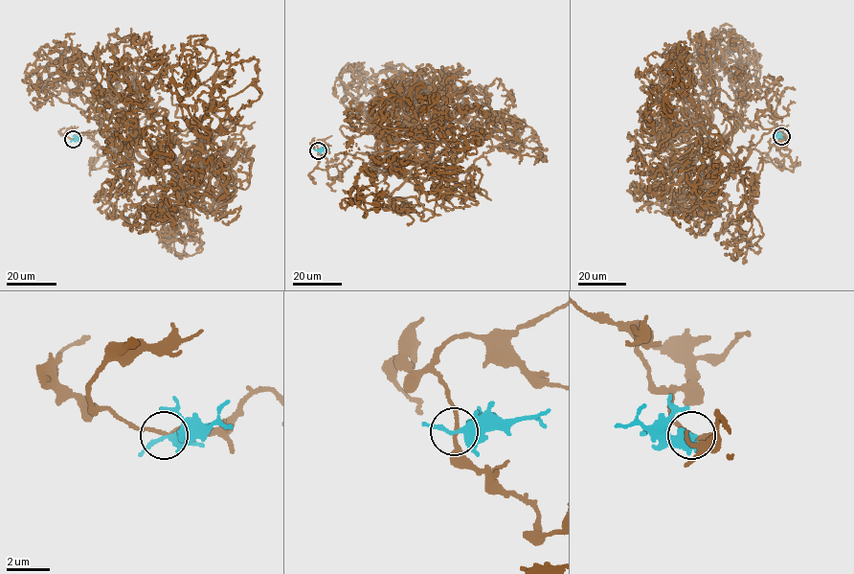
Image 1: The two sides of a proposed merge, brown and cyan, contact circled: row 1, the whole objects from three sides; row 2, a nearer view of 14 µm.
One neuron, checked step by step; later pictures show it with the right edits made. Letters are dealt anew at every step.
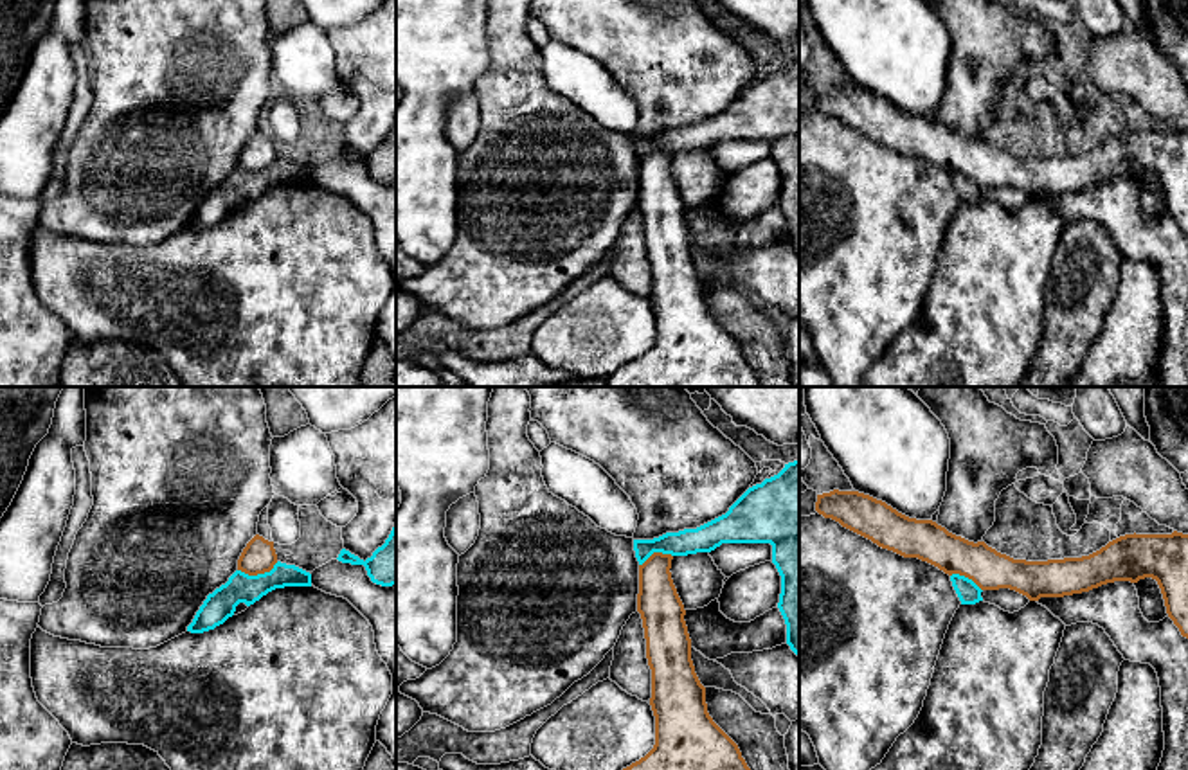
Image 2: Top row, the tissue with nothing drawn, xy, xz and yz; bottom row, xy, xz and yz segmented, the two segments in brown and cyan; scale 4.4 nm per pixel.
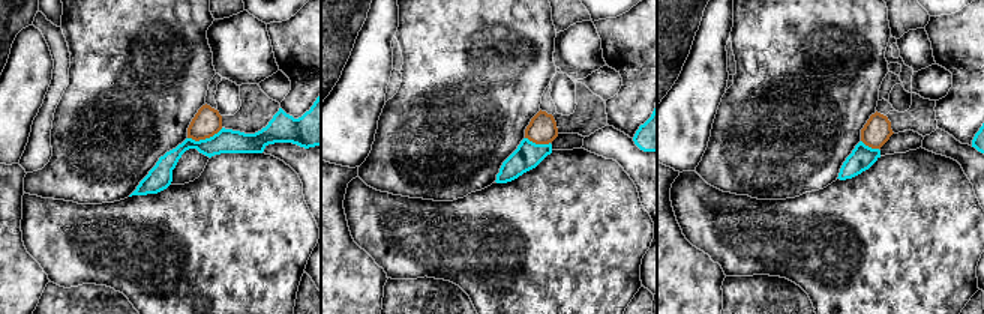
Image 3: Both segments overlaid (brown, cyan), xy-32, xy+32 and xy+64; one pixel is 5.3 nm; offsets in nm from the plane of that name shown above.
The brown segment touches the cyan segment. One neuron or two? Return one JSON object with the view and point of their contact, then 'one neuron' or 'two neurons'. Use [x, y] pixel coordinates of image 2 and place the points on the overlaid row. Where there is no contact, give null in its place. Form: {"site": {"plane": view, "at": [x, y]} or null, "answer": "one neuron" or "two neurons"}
{"site": {"plane": "xy", "at": [258, 573]}, "answer": "two neurons"}

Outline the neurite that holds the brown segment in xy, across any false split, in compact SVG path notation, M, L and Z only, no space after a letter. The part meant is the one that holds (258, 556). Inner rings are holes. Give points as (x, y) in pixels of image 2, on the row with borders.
M256 534L247 547L243 549L238 560L238 570L257 576L270 572L277 563L277 554L274 549L274 542L265 540L263 536Z

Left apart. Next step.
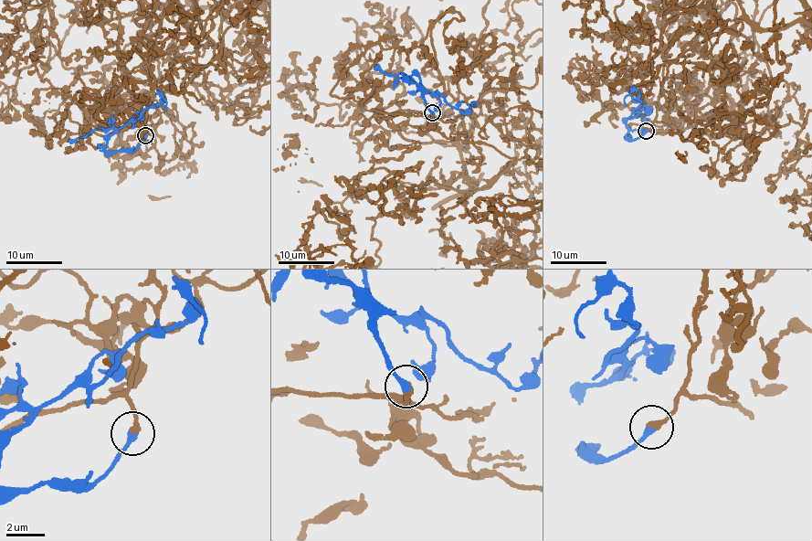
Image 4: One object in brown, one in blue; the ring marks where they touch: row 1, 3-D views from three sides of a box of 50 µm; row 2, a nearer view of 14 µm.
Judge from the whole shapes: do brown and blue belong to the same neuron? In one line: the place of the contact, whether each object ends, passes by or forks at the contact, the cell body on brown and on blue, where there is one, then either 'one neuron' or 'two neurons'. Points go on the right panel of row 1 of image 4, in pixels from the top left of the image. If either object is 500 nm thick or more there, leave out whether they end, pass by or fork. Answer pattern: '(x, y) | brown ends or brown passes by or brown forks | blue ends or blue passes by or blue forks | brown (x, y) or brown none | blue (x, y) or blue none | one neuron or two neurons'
(646, 131) | brown ends | blue ends | brown none | blue none | one neuron

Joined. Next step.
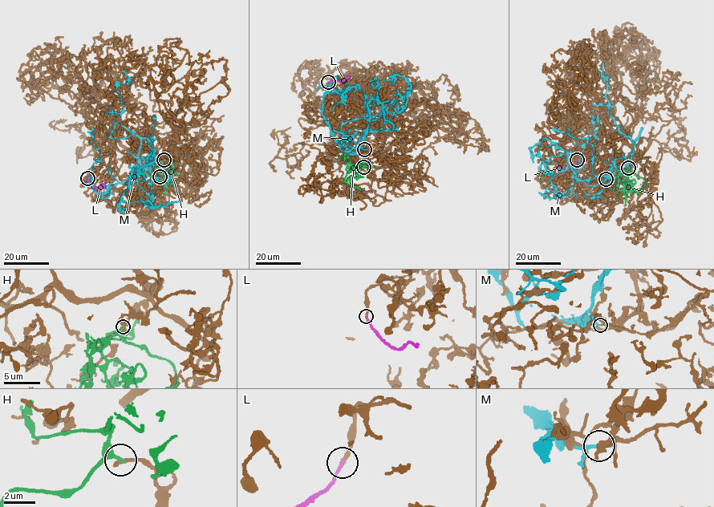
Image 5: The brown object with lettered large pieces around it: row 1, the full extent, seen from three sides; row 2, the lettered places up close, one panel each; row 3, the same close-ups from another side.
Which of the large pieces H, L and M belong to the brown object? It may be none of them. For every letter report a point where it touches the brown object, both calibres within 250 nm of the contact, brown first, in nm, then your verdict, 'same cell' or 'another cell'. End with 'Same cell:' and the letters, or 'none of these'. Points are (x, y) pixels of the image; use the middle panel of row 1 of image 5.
H: (363, 167) | 320/280 nm | another cell
L: (328, 82) | 220/200 nm | same cell
M: (364, 149) | 220/130 nm | another cell
Same cell: L

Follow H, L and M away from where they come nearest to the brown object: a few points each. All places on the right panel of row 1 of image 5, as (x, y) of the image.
H: (628, 168), (619, 174), (632, 184), (635, 180), (627, 190), (640, 188), (641, 192)
L: (577, 160), (565, 170), (557, 163)
M: (606, 180), (626, 165), (634, 142), (623, 134), (608, 113), (607, 76), (606, 79), (602, 75), (602, 63)

